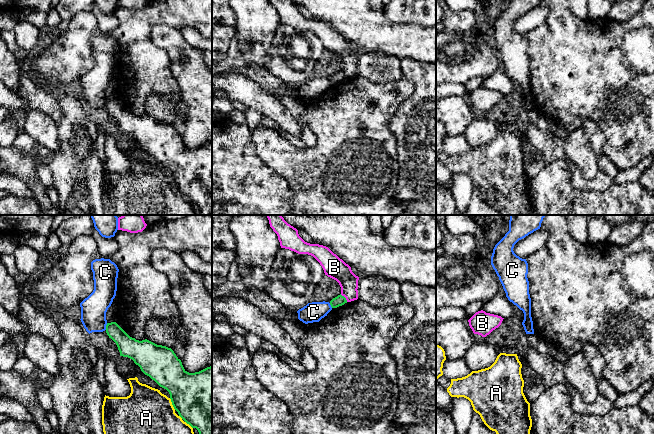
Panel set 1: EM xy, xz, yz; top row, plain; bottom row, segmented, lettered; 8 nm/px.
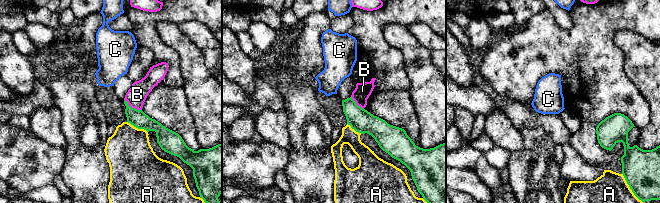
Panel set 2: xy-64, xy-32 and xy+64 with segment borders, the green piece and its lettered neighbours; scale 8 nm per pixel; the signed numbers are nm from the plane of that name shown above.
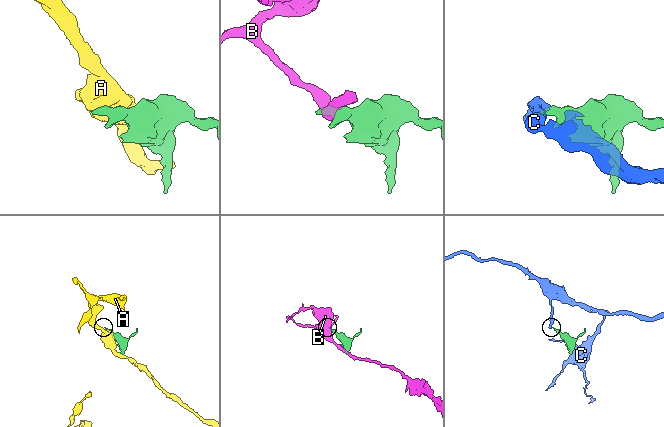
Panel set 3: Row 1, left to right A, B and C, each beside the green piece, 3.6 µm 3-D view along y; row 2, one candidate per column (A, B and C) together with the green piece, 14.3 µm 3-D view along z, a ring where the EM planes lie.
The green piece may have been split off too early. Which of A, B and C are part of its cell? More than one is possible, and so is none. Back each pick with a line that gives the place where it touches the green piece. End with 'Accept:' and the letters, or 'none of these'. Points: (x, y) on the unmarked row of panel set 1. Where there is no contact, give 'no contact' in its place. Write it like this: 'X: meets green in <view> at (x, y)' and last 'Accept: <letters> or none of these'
Accept: none of these

